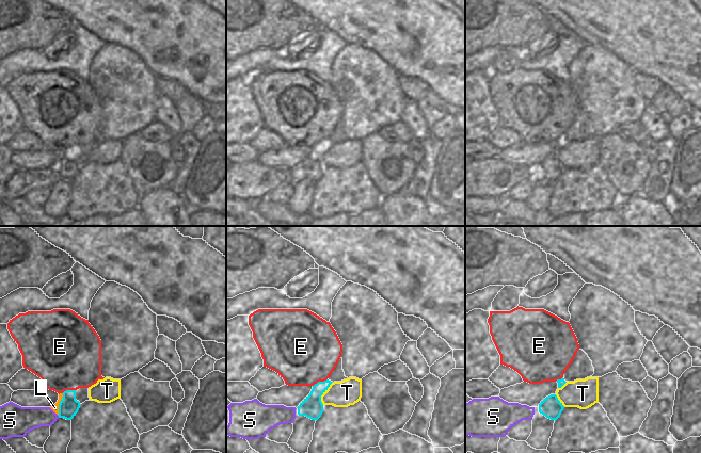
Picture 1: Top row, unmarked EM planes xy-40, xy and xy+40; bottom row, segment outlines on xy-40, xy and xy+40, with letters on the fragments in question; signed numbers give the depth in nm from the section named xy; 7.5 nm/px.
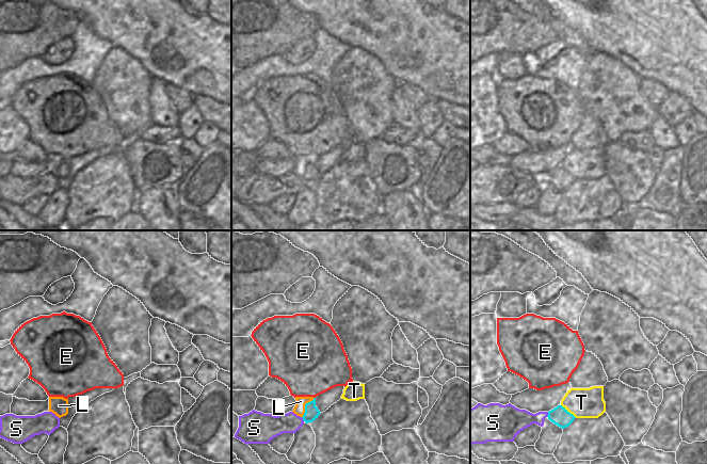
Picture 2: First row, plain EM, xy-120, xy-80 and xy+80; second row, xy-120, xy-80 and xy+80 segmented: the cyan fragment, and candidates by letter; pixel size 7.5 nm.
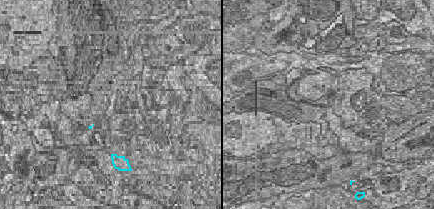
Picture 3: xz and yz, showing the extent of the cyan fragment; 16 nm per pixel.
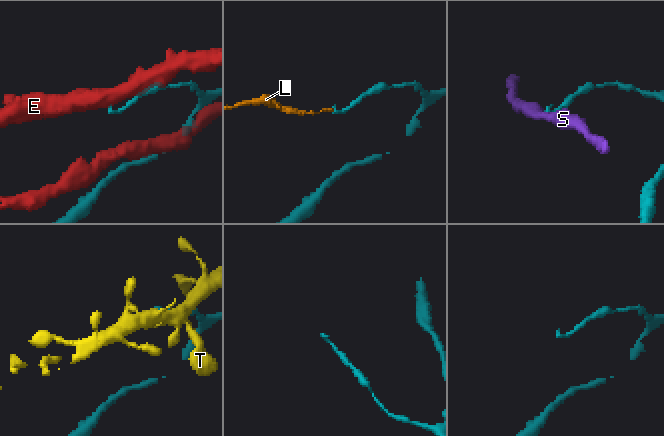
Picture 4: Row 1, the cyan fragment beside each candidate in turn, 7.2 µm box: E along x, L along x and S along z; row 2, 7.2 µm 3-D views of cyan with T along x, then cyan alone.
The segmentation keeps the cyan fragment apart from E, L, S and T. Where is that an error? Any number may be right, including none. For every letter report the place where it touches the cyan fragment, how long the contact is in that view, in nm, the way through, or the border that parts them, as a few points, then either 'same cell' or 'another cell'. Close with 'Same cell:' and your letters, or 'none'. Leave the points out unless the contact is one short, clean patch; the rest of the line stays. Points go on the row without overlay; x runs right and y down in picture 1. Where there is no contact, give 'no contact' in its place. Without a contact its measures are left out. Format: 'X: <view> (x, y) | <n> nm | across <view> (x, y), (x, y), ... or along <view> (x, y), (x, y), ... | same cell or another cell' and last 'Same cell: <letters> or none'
E: xy (319, 143) | 130 nm | another cell
L: xy-40 (59, 165) | 170 nm | across xy-40 (68, 167), (59, 165), (54, 168) | same cell
S: xy-40 (58, 176) | 30 nm | along xy-40 (57, 176), (59, 178) | another cell
T: xy (322, 155) | 190 nm | another cell
Same cell: L

